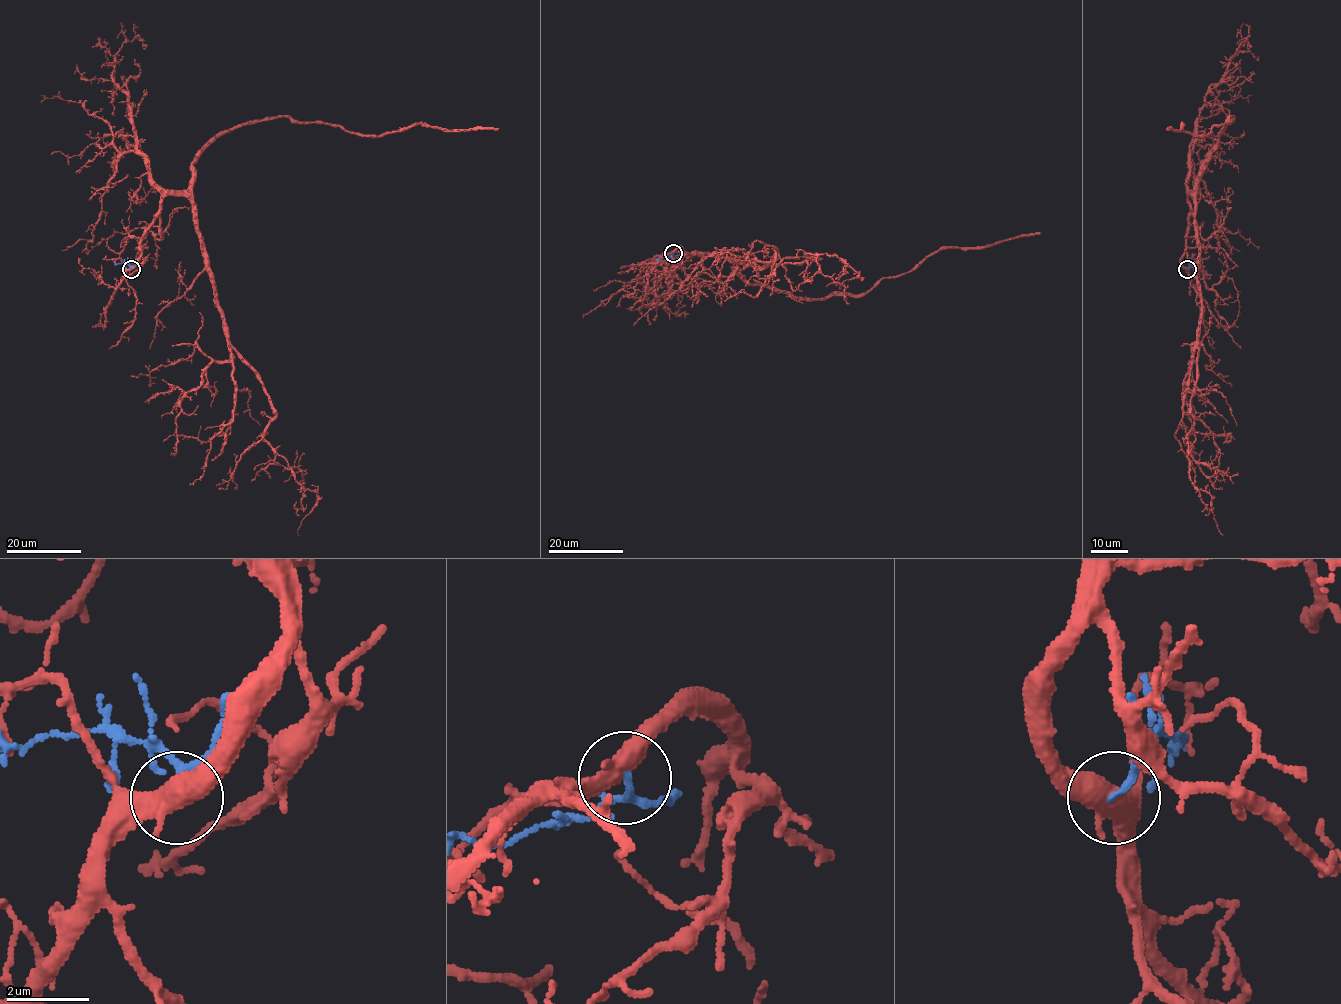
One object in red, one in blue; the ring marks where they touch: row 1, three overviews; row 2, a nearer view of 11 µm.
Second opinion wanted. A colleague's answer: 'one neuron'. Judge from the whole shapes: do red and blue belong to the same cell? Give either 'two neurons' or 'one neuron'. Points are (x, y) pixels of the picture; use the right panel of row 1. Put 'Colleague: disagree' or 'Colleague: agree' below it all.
two neurons
Colleague: disagree

